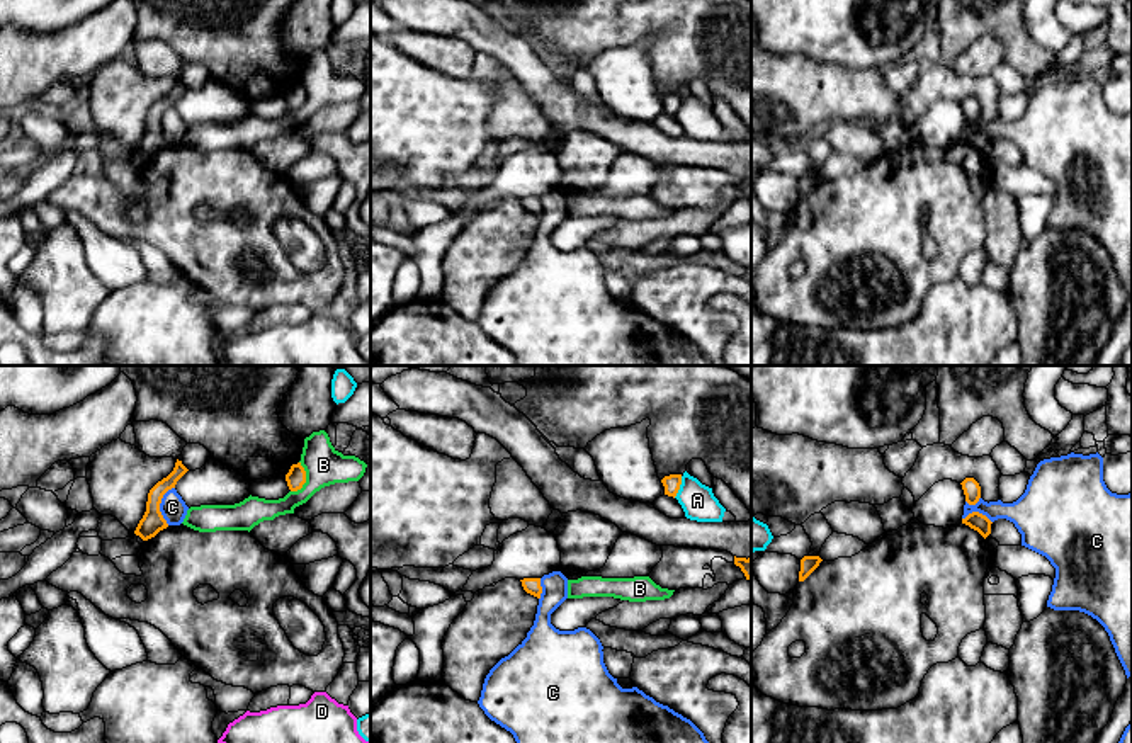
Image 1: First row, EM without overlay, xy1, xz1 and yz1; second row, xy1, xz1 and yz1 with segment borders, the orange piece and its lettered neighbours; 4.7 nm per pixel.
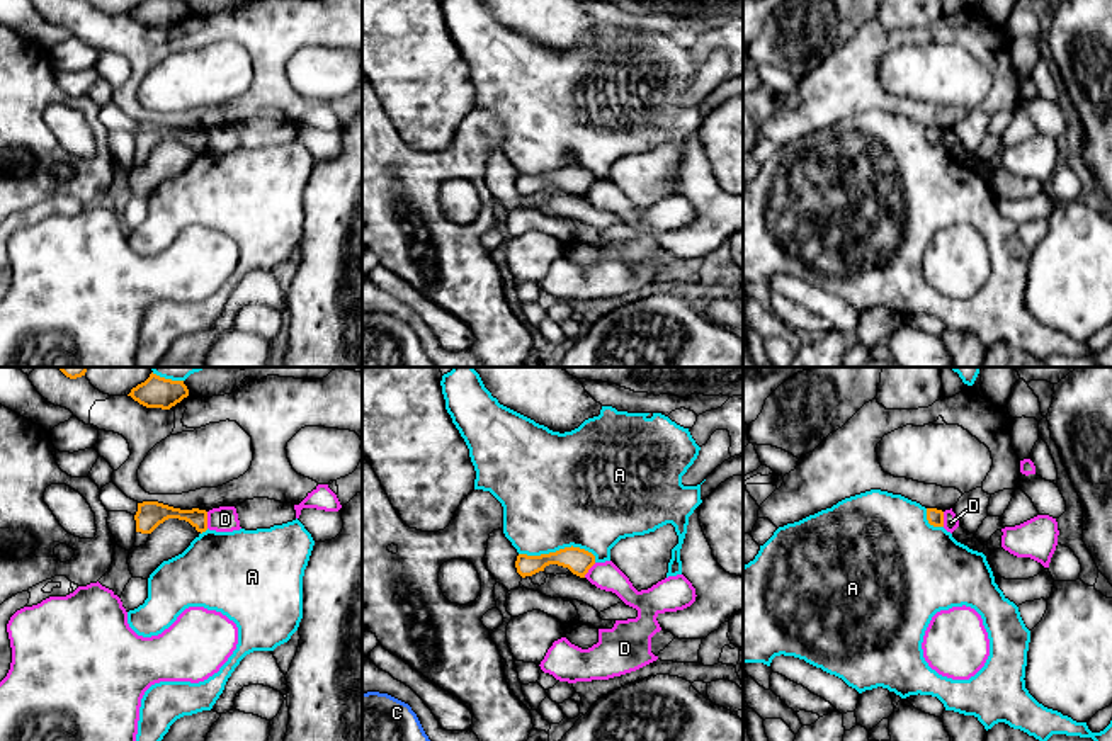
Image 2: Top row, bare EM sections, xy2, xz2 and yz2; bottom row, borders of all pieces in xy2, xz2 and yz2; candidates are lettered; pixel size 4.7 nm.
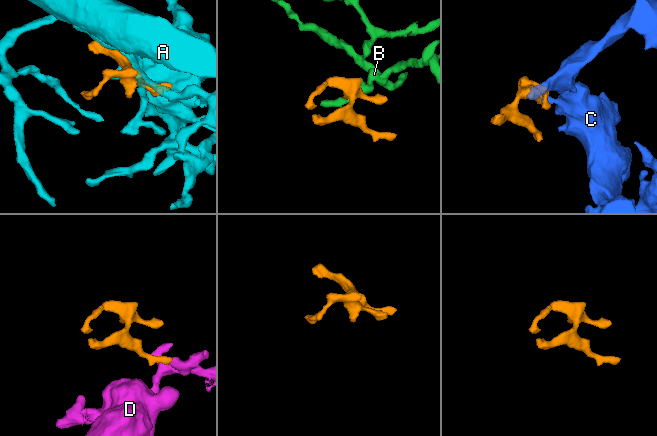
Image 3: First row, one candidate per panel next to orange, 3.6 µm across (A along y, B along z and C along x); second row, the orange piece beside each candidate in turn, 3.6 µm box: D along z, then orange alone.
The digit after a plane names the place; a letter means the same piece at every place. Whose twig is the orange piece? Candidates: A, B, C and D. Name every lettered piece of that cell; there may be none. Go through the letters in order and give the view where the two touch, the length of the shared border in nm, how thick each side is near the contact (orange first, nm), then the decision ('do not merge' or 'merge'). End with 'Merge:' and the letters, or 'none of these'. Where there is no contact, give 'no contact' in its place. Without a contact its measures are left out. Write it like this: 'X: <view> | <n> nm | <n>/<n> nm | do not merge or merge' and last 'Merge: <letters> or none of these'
A: xz2 | 380 nm | 120/480 nm | do not merge
B: xy1 | 160 nm | 90/180 nm | do not merge
C: xy1 | 190 nm | 110/120 nm | do not merge
D: xy2 | 80 nm | 110/130 nm | do not merge
Merge: none of these

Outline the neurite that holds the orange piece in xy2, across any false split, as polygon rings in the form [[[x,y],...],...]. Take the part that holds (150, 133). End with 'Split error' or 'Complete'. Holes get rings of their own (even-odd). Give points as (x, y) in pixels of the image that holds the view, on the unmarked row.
[[[158,121],[138,122],[136,139],[136,161],[134,167],[145,165],[150,153],[165,139],[179,138],[189,141],[197,151],[207,150],[207,131],[192,127],[180,129]]]. Split error

